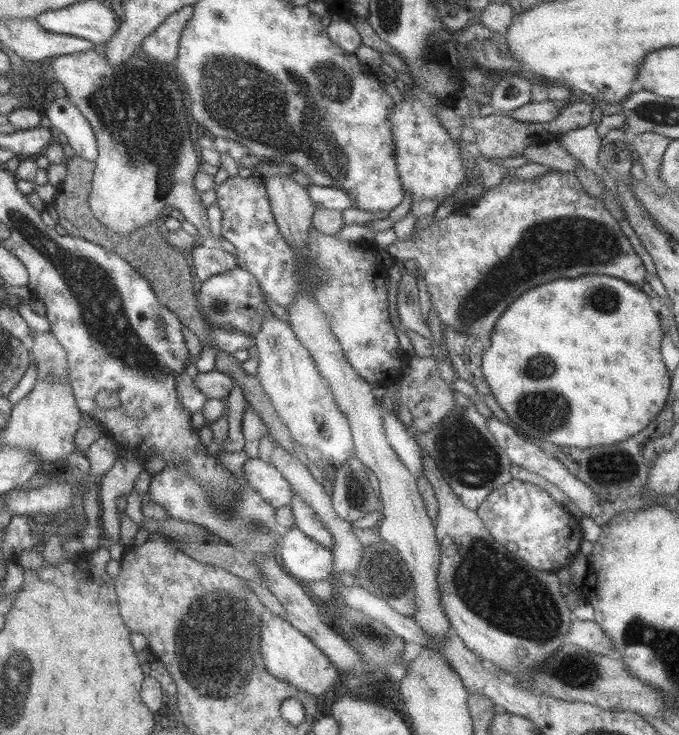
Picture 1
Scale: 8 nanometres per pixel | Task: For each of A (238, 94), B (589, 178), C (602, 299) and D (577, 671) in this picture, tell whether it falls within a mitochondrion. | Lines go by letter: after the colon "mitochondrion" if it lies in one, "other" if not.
A: mitochondrion
B: other
C: mitochondrion
D: mitochondrion

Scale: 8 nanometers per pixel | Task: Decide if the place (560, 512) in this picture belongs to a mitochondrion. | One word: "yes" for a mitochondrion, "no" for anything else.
no

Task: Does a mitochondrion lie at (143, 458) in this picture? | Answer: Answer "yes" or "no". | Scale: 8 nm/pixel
no

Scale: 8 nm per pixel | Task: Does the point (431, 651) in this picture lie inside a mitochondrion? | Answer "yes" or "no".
no

